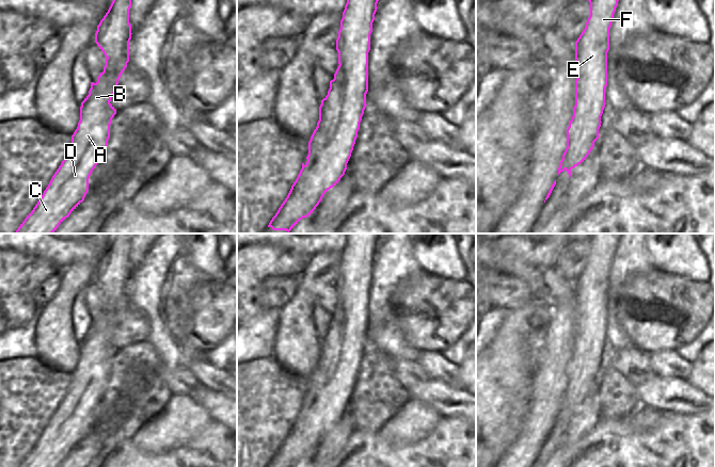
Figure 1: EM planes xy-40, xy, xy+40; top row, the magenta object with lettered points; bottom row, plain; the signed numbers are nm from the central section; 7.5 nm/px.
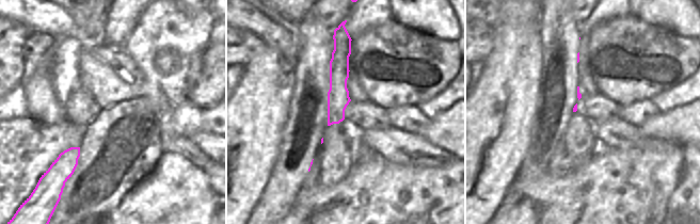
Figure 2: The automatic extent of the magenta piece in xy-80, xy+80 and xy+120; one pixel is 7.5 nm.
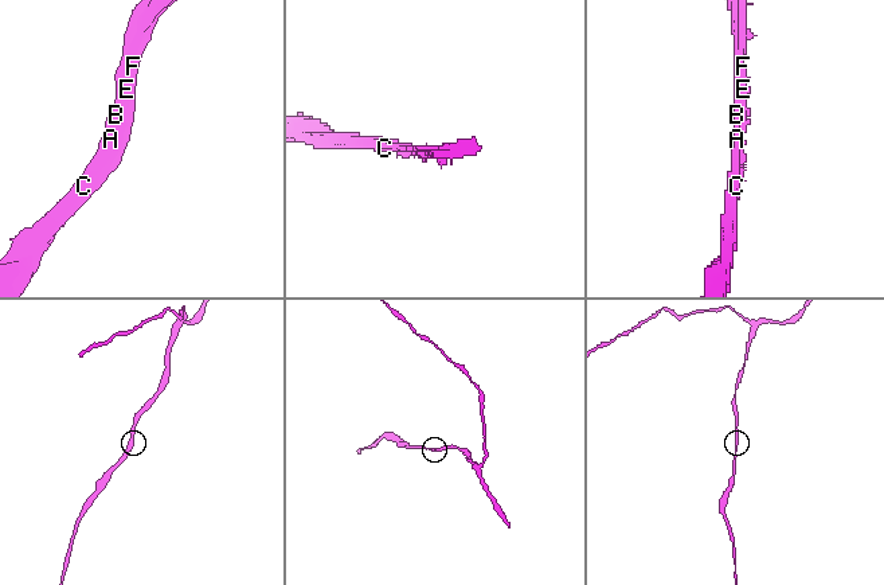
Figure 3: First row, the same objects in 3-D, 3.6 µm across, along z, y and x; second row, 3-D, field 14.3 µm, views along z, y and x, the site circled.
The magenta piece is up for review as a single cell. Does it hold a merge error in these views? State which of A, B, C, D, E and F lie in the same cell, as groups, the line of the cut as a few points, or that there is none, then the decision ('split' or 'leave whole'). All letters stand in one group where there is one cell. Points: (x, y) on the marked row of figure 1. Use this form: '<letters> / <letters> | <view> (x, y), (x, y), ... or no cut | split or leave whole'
A B C D E F | no cut | leave whole

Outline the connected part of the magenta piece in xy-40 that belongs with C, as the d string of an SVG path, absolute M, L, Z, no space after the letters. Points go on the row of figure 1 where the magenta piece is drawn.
M113 0L97 26L95 43L104 52L106 65L97 82L91 82L89 95L81 102L80 120L72 135L72 144L61 165L52 176L42 197L14 234L53 234L59 225L84 200L89 191L89 178L101 159L110 138L110 125L116 110L110 103L118 80L129 62L131 0Z

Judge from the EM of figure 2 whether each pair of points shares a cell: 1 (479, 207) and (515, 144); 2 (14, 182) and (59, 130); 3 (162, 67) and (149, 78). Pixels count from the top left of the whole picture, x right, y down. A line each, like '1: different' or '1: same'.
1: same
2: different
3: different

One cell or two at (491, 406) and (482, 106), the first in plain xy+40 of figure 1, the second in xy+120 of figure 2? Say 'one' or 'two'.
two

